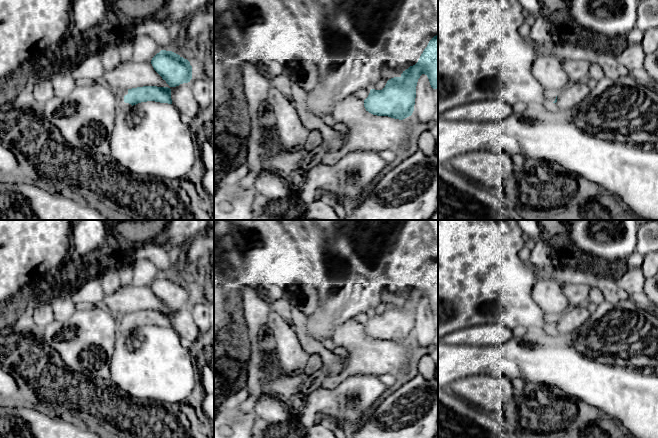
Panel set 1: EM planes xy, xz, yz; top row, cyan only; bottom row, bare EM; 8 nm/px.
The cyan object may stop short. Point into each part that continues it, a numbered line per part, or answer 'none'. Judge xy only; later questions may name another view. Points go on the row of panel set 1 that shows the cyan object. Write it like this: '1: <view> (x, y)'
1: xy (121, 104)

